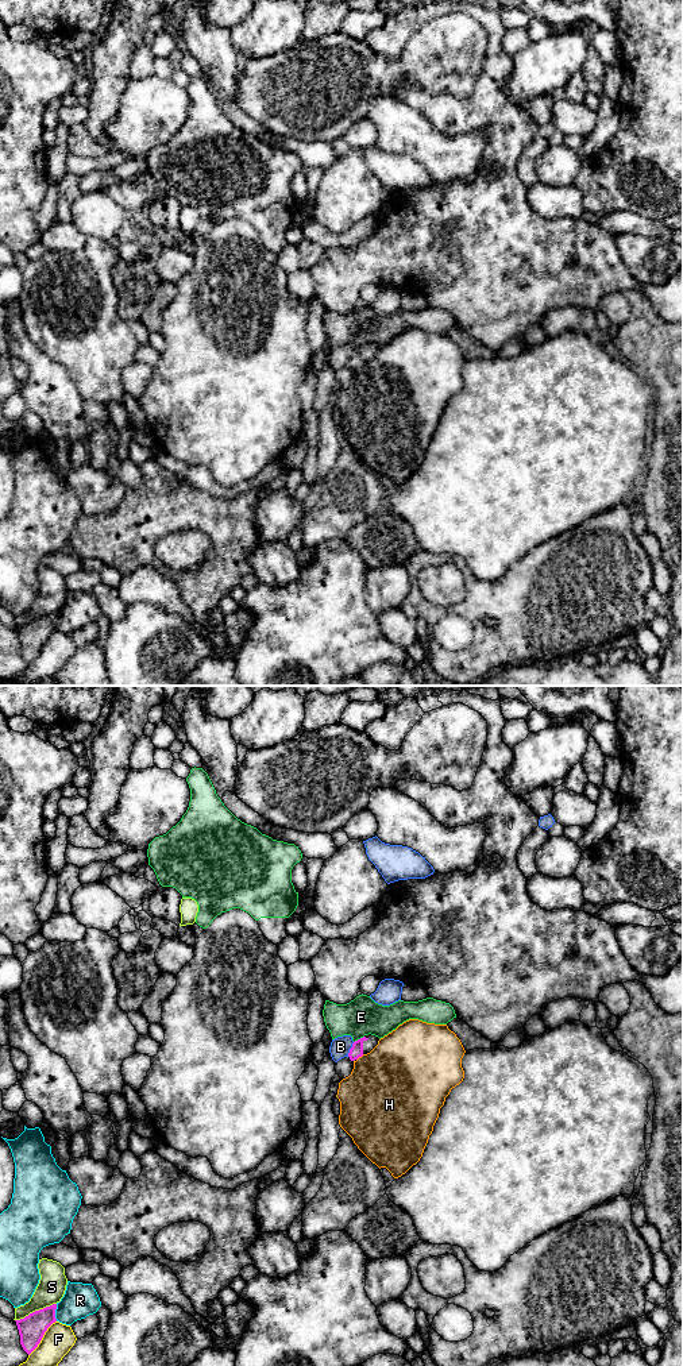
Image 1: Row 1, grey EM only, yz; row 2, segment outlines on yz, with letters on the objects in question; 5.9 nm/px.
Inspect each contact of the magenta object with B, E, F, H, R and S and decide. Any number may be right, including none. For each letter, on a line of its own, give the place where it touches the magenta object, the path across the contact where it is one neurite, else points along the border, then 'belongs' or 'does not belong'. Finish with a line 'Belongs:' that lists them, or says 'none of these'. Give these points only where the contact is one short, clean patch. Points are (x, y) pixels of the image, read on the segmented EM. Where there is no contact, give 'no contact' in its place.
B: contact yz (350, 1049); does not belong
E: contact yz (358, 1040); border yz (363, 1035), (354, 1042); does not belong
F: contact yz (42, 1336); does not belong
H: contact yz (359, 1056); border yz (363, 1054), (357, 1060); does not belong
R: contact yz (54, 1312); does not belong
S: contact yz (35, 1311); does not belong
Belongs: none of these

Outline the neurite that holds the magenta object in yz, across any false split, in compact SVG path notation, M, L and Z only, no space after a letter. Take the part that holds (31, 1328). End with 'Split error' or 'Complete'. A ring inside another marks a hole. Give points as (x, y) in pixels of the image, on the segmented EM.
M53 1304L30 1313L24 1319L15 1320L20 1335L20 1344L28 1355L38 1347L47 1328L57 1321L55 1309L57 1304Z. Complete

